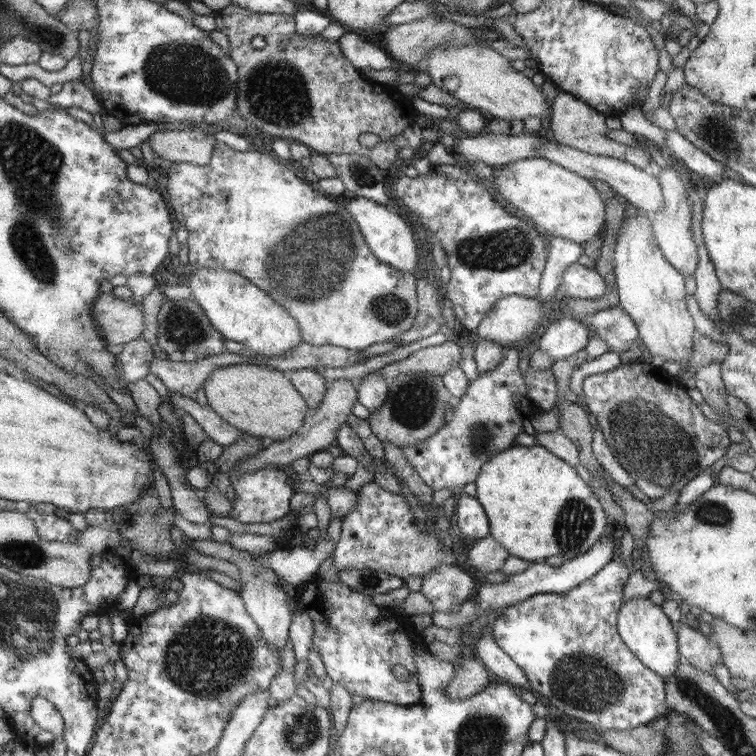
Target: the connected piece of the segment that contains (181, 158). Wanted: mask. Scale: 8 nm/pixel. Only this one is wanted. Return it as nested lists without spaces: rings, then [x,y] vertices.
[[[162,130],[149,136],[148,142],[158,156],[172,163],[188,162],[204,166],[214,156],[216,137],[203,130]]]

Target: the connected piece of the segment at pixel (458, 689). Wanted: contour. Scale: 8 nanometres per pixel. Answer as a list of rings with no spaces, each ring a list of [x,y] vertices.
[[[462,656],[456,667],[456,676],[447,686],[447,694],[451,698],[470,698],[482,692],[490,683],[490,672],[482,660],[478,662]]]

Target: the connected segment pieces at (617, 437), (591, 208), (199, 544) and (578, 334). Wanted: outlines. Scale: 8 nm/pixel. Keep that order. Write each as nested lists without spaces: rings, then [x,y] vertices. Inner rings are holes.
[[[641,358],[636,363],[621,365],[613,372],[589,375],[583,381],[581,404],[602,430],[620,465],[651,500],[658,499],[662,493],[683,489],[694,477],[699,477],[726,456],[728,448],[734,445],[722,423],[704,418],[698,404],[692,402],[686,390],[678,384],[680,379],[670,376],[662,368],[655,368],[648,359]]]
[[[542,157],[517,160],[495,169],[490,181],[498,196],[515,212],[520,212],[530,222],[536,222],[535,229],[540,234],[581,244],[602,233],[606,220],[605,201],[590,179]]]
[[[194,539],[191,546],[201,554],[220,558],[220,560],[228,560],[232,562],[232,564],[238,566],[242,575],[242,580],[244,580],[244,587],[241,593],[243,594],[246,608],[248,608],[251,617],[258,623],[263,638],[266,639],[267,642],[270,642],[272,646],[275,646],[279,654],[282,654],[283,649],[286,648],[287,643],[290,641],[290,626],[291,621],[294,620],[293,612],[299,610],[299,601],[296,596],[292,597],[287,595],[284,589],[276,583],[278,580],[282,581],[281,578],[279,578],[273,570],[266,568],[259,562],[259,560],[263,559],[265,554],[269,552],[252,554],[250,552],[234,549],[227,545],[219,545],[211,540]],[[289,602],[294,603],[293,609],[290,608]]]
[[[558,318],[540,336],[540,342],[537,342],[538,349],[552,361],[565,360],[585,350],[592,335],[591,328],[576,319]]]

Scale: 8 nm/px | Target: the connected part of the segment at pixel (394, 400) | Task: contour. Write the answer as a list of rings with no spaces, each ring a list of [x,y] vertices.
[[[400,374],[389,381],[388,397],[380,410],[370,413],[371,431],[384,443],[389,442],[398,448],[416,446],[427,438],[434,436],[439,428],[445,425],[445,414],[452,394],[446,387],[442,376]]]

